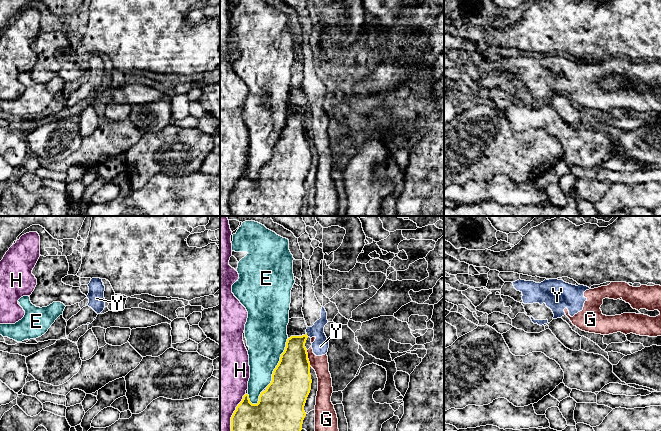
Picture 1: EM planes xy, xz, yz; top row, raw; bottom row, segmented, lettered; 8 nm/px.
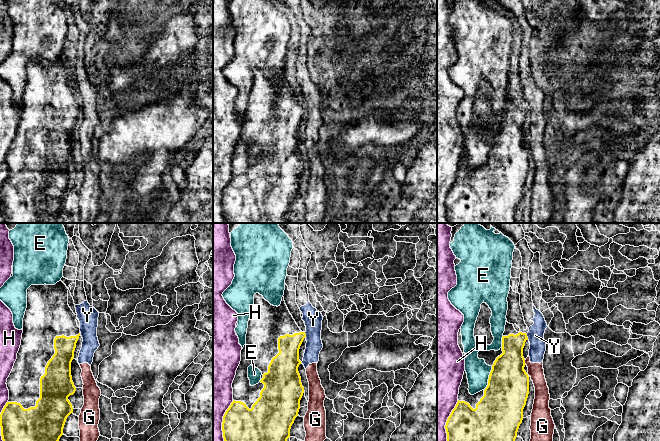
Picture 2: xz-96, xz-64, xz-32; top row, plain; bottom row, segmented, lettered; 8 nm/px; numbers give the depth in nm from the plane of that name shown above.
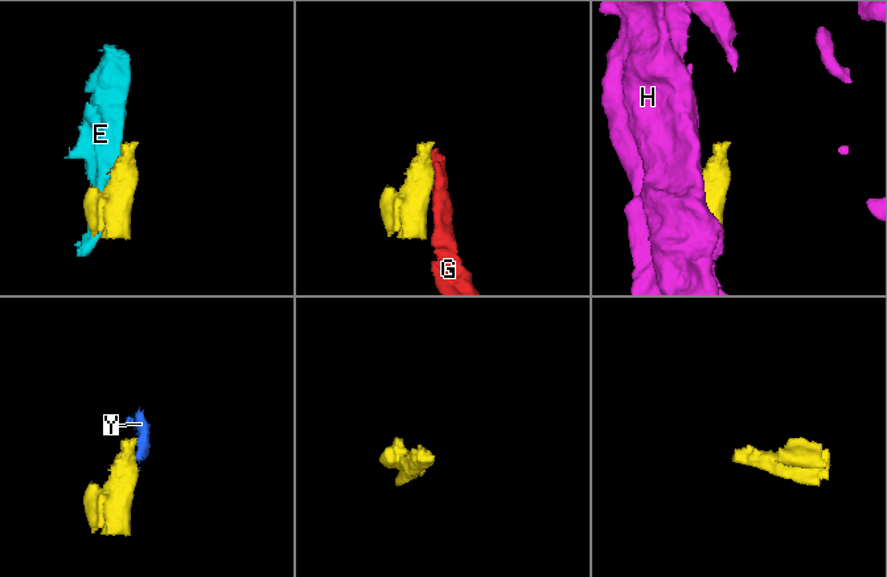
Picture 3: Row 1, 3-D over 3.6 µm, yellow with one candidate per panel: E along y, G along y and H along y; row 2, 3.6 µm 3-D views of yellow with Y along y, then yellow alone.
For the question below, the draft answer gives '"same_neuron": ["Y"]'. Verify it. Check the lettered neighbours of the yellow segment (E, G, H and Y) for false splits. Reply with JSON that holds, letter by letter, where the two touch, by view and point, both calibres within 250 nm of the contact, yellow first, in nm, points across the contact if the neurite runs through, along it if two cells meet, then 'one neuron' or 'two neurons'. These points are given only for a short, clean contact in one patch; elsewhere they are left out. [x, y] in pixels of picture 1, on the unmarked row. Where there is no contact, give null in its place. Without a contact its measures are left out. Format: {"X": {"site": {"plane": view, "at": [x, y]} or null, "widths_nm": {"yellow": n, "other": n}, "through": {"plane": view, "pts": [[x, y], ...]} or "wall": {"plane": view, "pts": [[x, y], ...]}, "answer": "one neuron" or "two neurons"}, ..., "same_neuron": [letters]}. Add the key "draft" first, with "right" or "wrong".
{"draft": "wrong", "E": {"site": {"plane": "xz", "at": [279, 138]}, "widths_nm": {"yellow": 320, "other": 340}, "answer": "two neurons"}, "G": {"site": {"plane": "xz", "at": [307, 134]}, "widths_nm": {"yellow": 320, "other": 130}, "wall": {"plane": "xz", "pts": [[306, 126], [311, 142]]}, "answer": "two neurons"}, "H": {"site": {"plane": "xz", "at": [232, 192]}, "widths_nm": {"yellow": 460, "other": 380}, "answer": "two neurons"}, "Y": {"site": {"plane": "xz", "at": [306, 110]}, "widths_nm": {"yellow": 240, "other": 130}, "wall": {"plane": "xz", "pts": [[306, 108], [308, 112]]}, "answer": "two neurons"}, "same_neuron": []}

